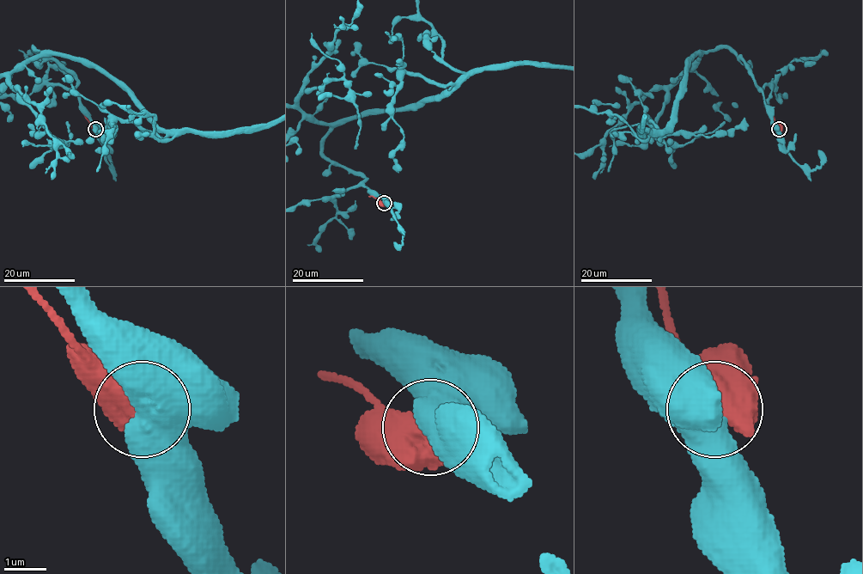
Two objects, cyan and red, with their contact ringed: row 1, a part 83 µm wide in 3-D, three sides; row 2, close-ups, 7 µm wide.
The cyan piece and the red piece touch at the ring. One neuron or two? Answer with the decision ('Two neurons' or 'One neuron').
One neuron

